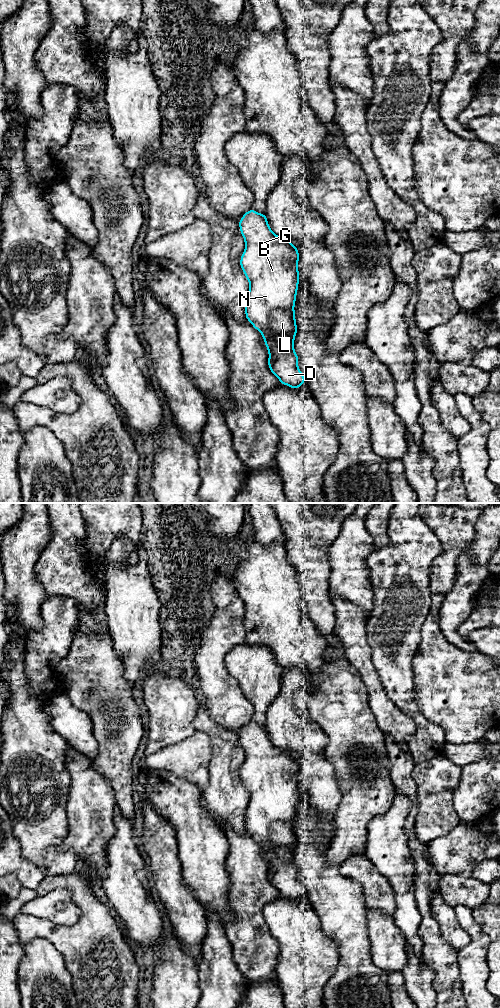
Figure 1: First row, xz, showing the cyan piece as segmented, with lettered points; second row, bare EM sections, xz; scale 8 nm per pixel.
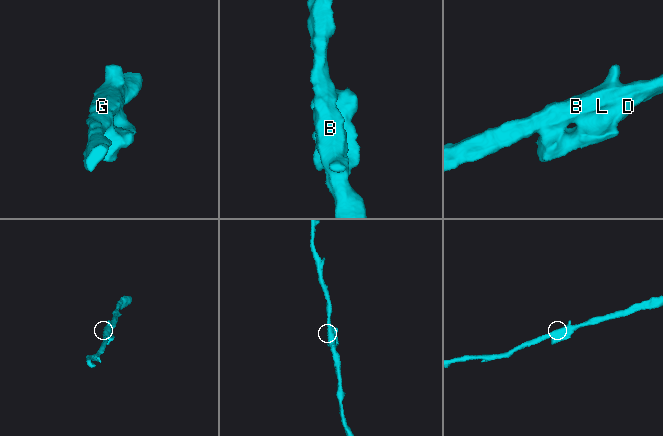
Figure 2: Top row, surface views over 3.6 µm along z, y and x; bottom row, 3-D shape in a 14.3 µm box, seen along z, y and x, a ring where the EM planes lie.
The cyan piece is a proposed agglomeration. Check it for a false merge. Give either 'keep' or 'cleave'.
keep

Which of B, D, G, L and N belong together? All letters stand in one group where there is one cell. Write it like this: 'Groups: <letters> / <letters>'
Groups: B D G L N

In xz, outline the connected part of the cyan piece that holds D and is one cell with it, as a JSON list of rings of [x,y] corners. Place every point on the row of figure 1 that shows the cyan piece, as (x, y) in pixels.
[[[251,209],[238,223],[245,241],[240,266],[250,284],[245,301],[246,319],[262,334],[269,353],[268,367],[272,374],[281,384],[295,390],[306,382],[298,368],[299,359],[294,350],[297,335],[294,306],[299,285],[298,248],[290,240],[273,233],[266,214]]]

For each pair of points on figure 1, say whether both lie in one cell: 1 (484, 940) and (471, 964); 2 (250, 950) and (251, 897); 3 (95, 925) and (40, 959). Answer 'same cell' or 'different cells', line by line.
1: same cell
2: same cell
3: different cells

